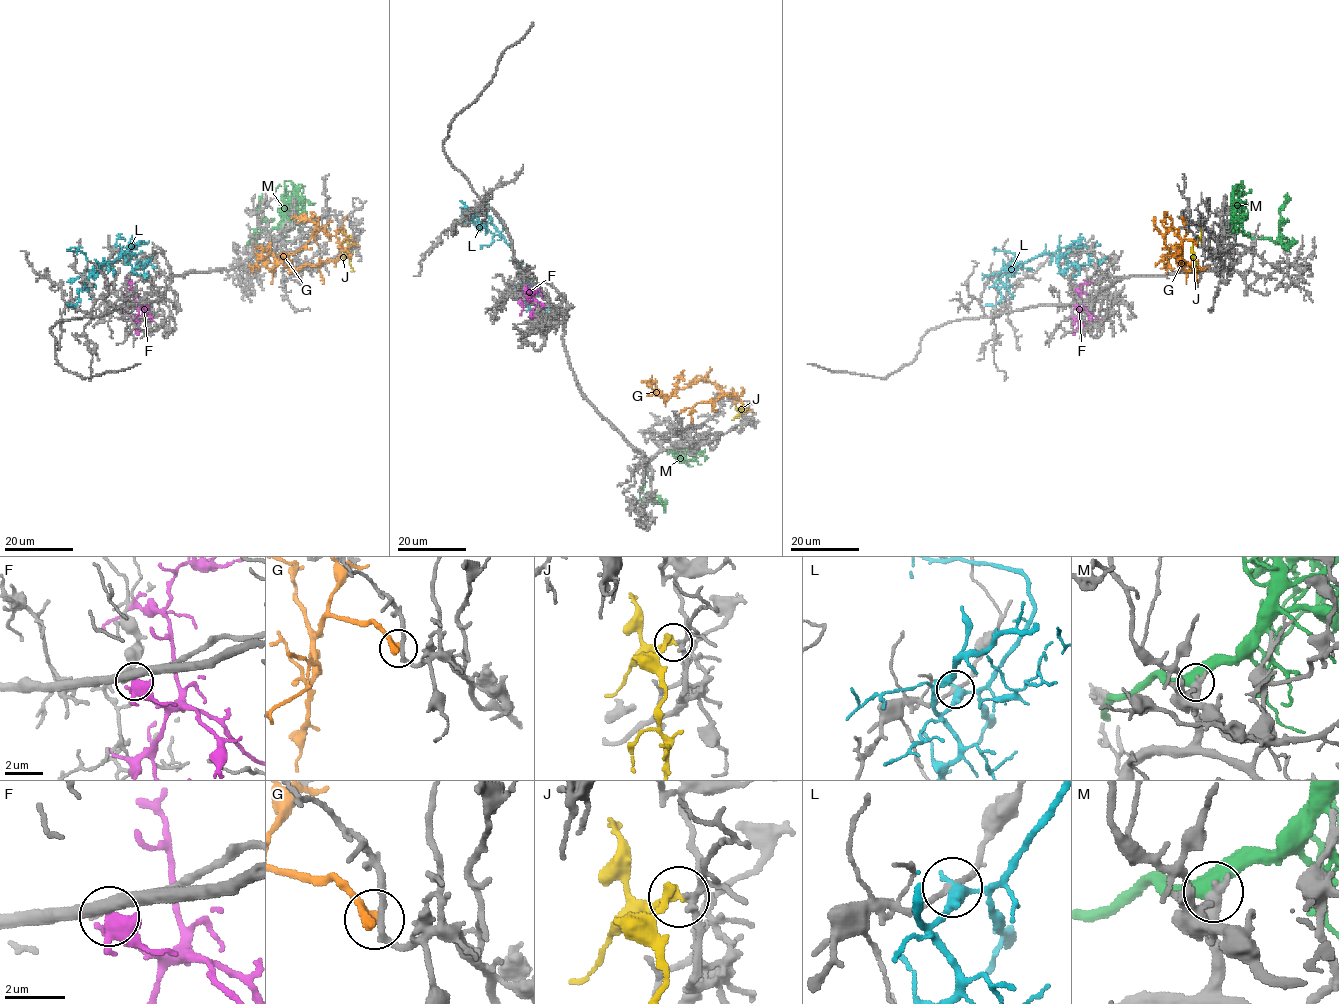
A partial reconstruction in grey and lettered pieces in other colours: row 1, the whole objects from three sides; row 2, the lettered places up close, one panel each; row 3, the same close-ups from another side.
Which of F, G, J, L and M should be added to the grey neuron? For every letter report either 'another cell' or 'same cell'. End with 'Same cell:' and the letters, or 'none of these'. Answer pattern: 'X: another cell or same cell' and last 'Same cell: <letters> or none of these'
F: another cell
G: another cell
J: same cell
L: another cell
M: another cell
Same cell: J

